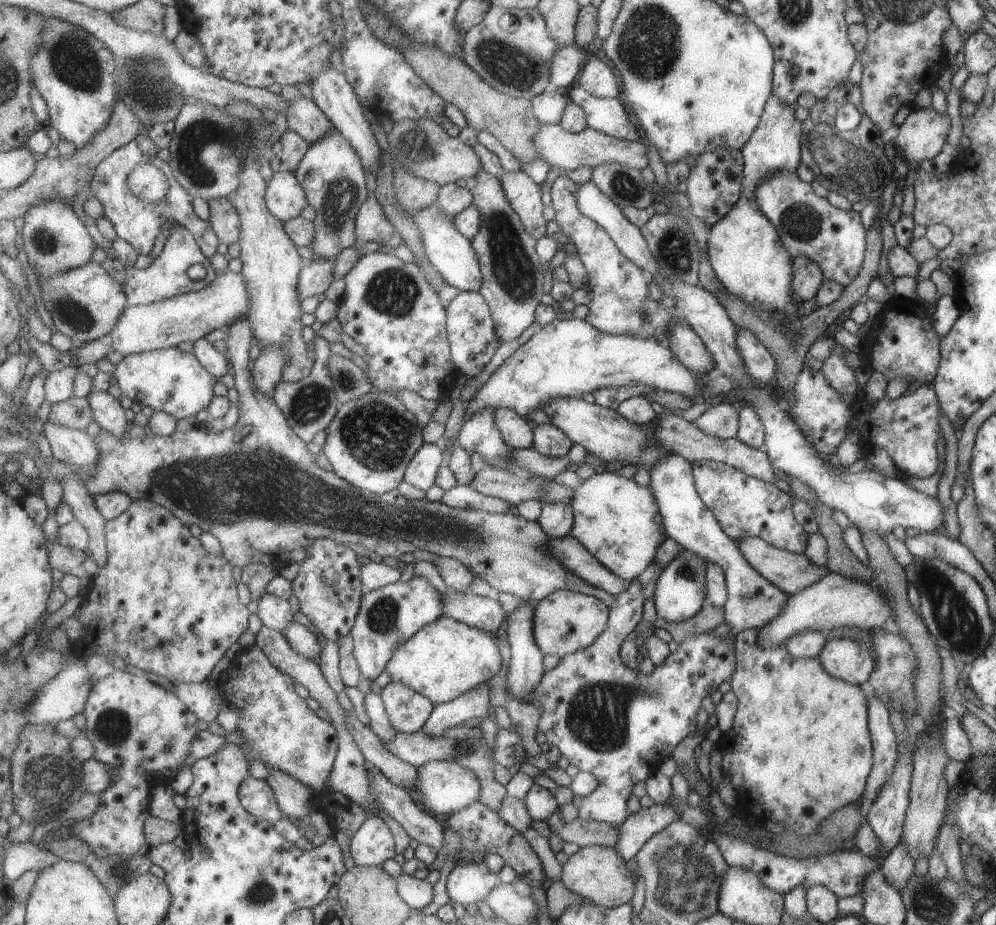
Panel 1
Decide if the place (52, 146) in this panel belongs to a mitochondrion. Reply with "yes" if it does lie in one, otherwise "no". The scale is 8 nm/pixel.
no

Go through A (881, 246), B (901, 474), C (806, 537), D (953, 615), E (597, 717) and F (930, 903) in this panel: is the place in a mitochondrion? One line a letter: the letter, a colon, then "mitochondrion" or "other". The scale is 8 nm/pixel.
A: other
B: other
C: other
D: mitochondrion
E: mitochondrion
F: mitochondrion

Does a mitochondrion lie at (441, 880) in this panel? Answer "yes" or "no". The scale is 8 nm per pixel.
no

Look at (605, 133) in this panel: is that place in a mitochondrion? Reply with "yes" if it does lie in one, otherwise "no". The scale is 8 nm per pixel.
no

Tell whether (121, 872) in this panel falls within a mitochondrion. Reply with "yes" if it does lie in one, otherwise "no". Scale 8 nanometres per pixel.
yes

